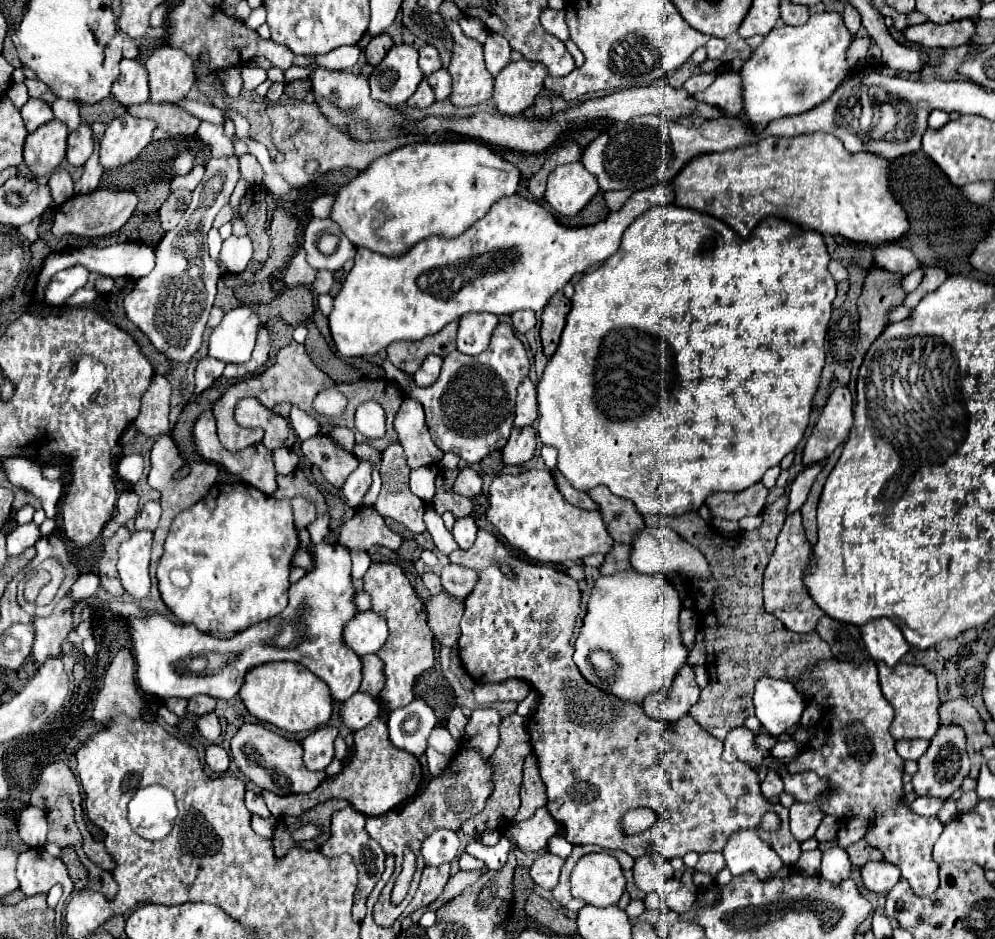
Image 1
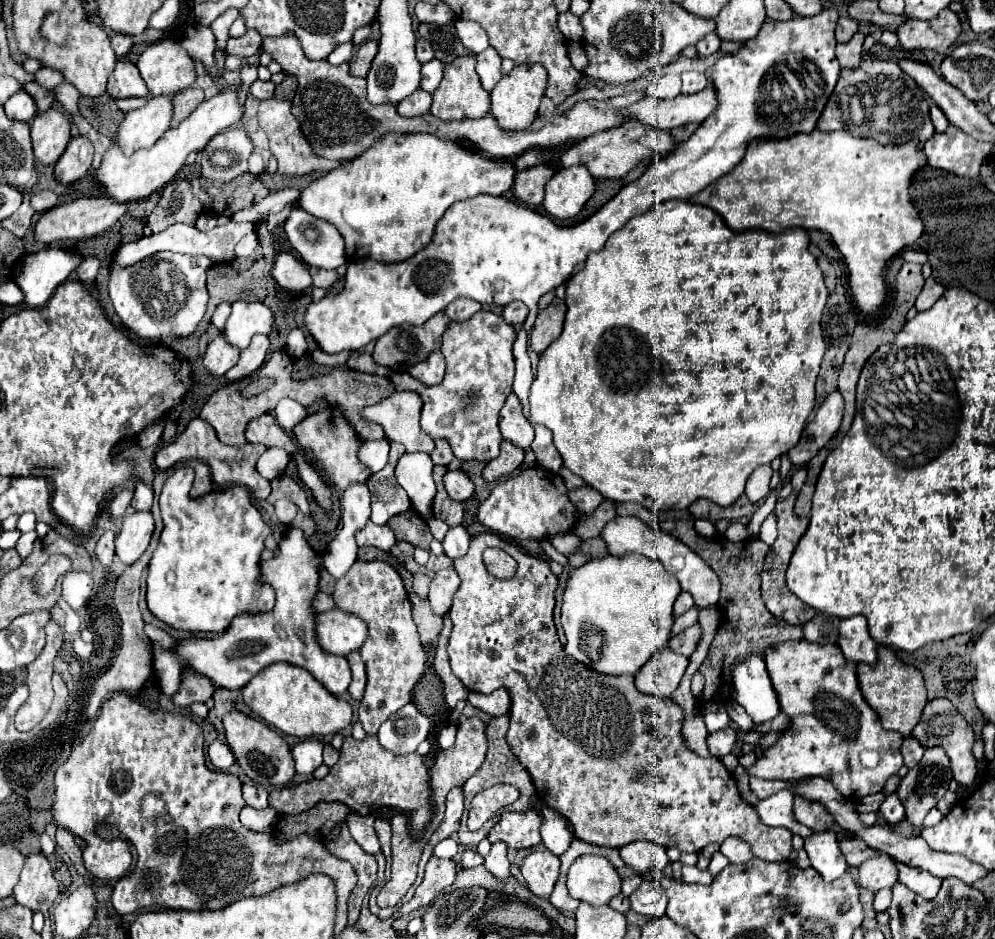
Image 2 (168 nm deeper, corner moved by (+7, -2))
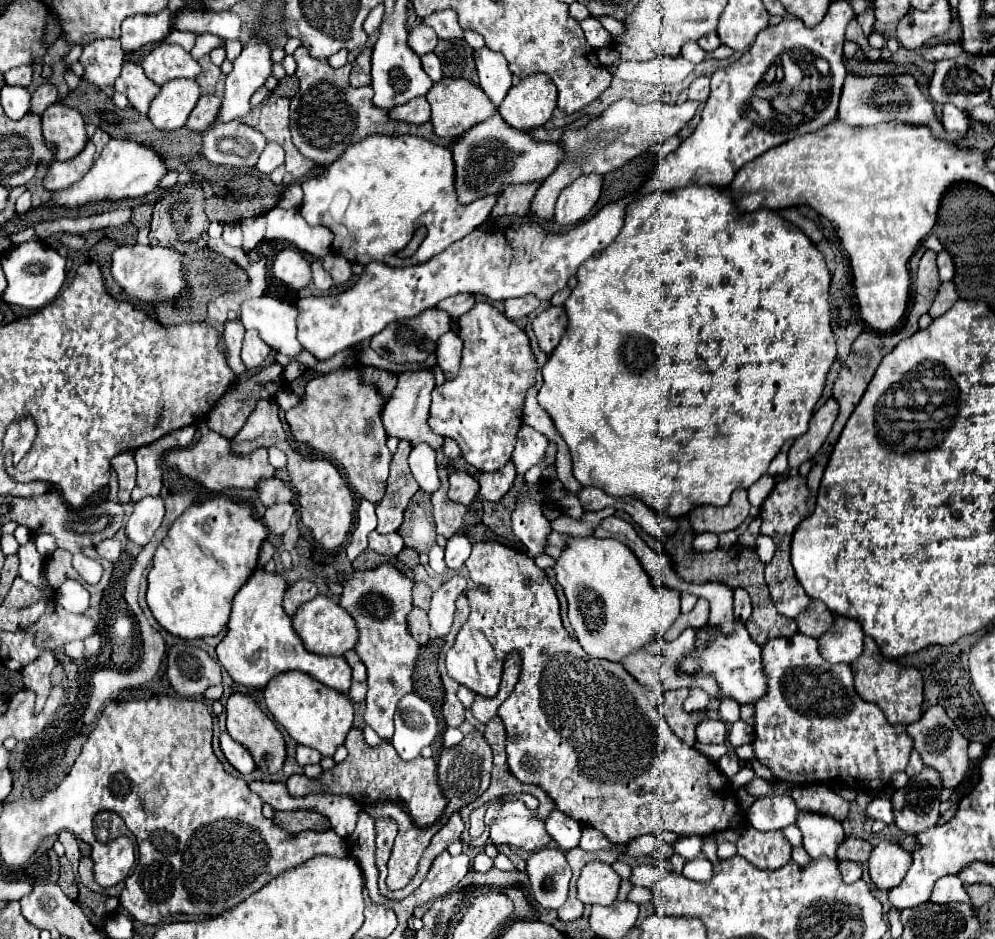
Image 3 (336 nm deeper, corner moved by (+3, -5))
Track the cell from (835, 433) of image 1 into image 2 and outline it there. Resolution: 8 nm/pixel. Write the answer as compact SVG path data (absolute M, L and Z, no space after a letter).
M839 390L831 392L819 406L815 418L803 430L803 436L795 448L789 450L789 460L793 466L805 466L827 442L837 434L843 418L843 396Z

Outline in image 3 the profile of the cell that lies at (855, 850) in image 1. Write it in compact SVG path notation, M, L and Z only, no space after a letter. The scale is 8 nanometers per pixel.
M847 837L839 849L837 849L837 859L839 861L853 861L859 865L865 865L869 855L871 855L871 843L859 837Z

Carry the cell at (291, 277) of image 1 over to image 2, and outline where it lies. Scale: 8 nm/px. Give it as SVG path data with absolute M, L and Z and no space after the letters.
M291 252L277 254L271 274L277 280L277 284L283 286L285 290L303 294L303 292L307 292L311 288L309 268L301 260L297 260Z

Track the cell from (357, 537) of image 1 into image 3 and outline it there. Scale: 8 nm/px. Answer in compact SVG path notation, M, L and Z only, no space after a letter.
M377 531L369 533L369 549L377 551L381 555L395 557L403 547L405 547L405 543L399 533L389 533L389 535L381 535Z

